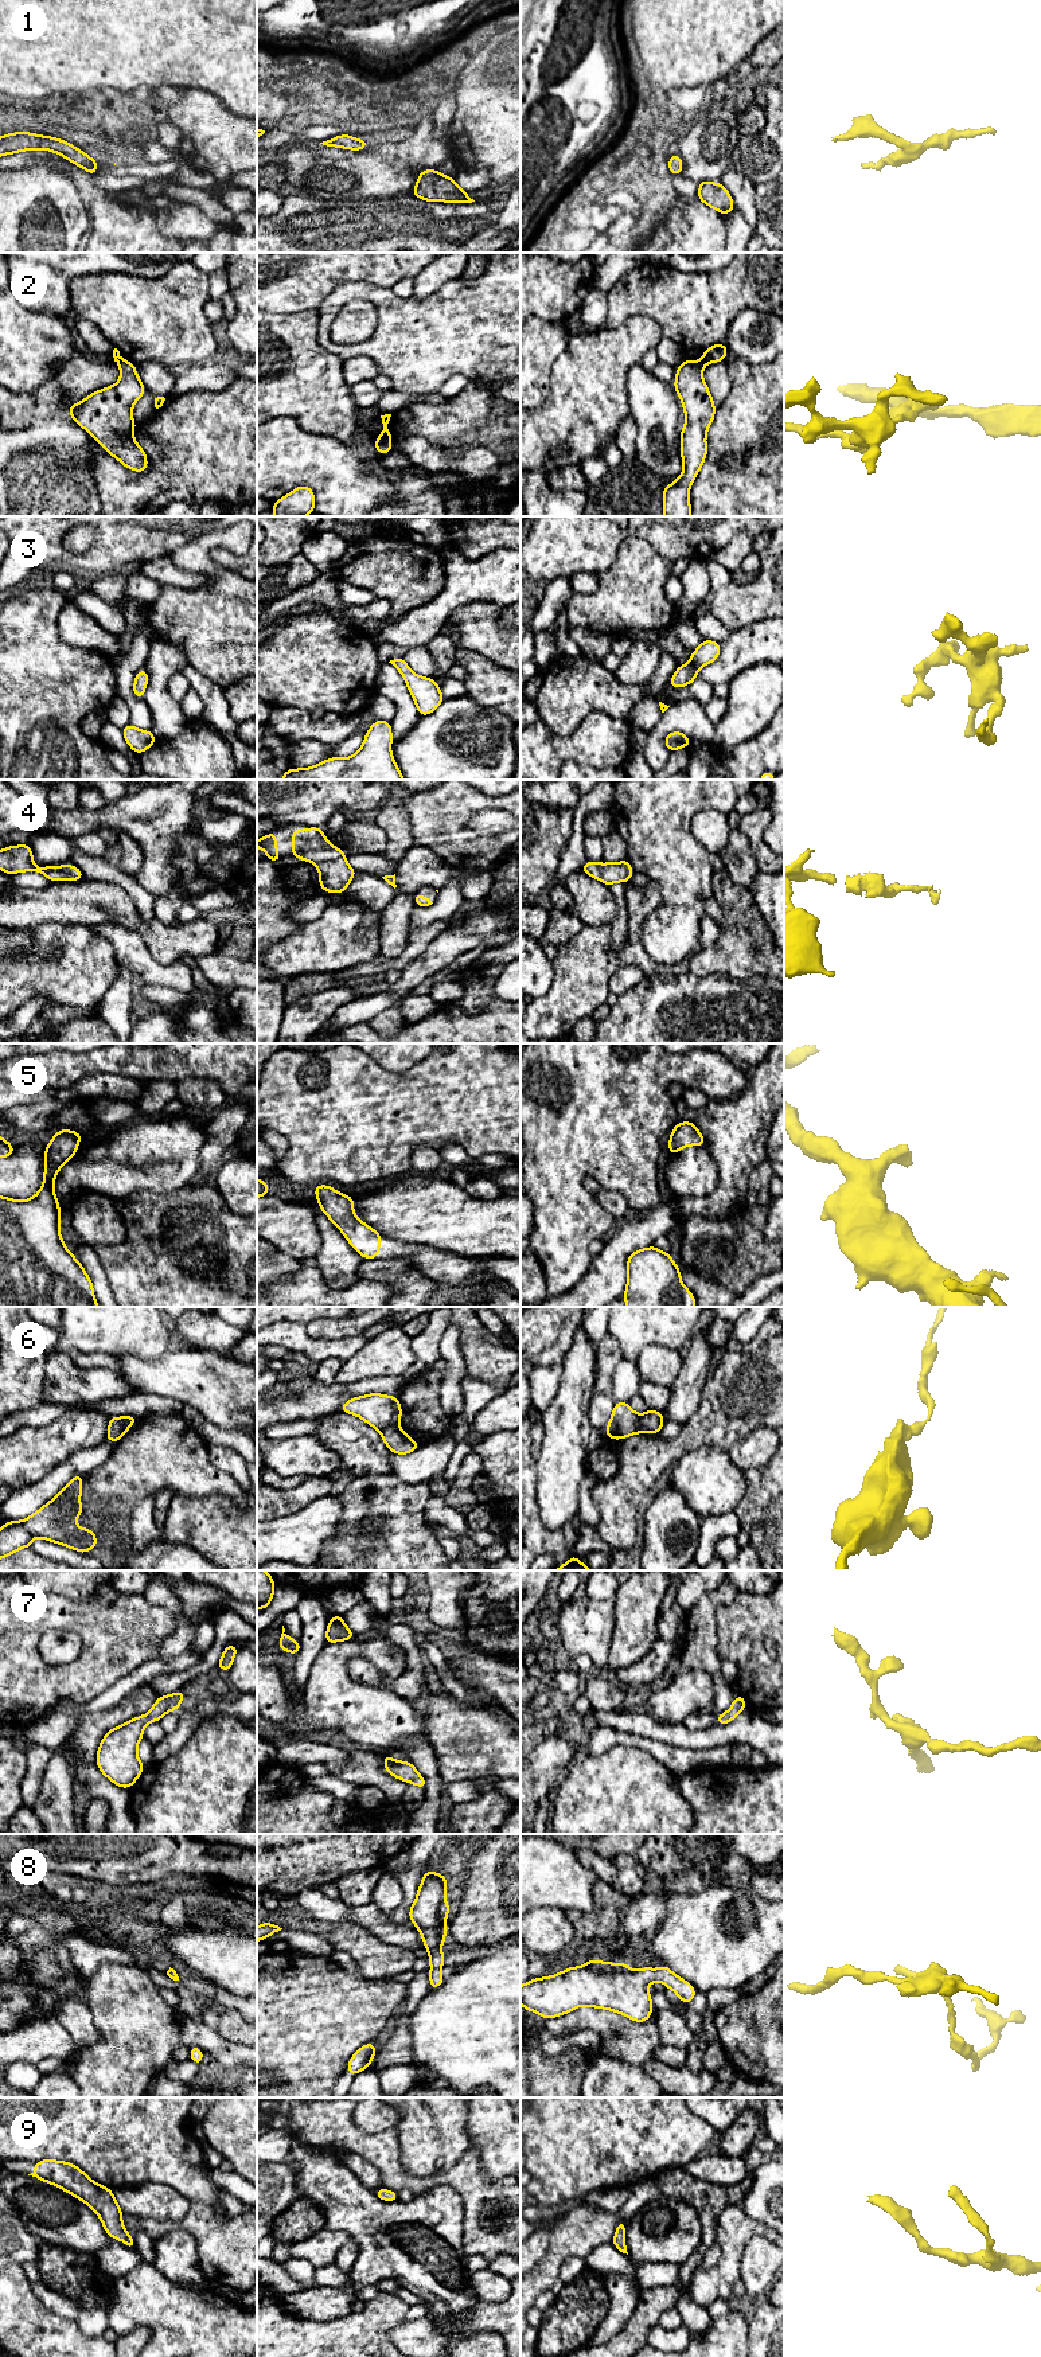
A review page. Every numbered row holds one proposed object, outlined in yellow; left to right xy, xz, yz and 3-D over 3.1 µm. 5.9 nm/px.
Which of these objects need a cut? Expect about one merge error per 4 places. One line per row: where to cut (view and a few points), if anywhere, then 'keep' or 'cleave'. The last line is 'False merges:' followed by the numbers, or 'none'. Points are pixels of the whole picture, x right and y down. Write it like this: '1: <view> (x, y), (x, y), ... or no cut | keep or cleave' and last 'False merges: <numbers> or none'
1: no cut | keep
2: xz (381, 434), (389, 440) | cleave
3: no cut | keep
4: no cut | keep
5: no cut | keep
6: xz (397, 1424), (388, 1425), (381, 1431) | cleave
7: no cut | keep
8: no cut | keep
9: no cut | keep
False merges: 2, 6

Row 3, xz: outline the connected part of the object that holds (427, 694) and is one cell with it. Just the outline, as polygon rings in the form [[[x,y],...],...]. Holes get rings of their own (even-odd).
[[[402,656],[390,660],[389,663],[391,663],[403,676],[420,717],[433,713],[441,705],[444,696],[433,678],[424,678],[412,672]]]

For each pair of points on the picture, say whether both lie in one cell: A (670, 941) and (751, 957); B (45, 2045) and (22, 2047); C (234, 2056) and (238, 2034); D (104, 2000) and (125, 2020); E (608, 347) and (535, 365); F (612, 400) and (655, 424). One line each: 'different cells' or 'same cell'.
A: different cells
B: same cell
C: different cells
D: same cell
E: different cells
F: different cells

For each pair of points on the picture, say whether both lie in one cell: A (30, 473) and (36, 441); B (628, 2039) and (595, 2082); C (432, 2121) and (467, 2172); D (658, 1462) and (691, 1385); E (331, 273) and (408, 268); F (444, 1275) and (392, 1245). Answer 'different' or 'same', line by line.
A: same
B: different
C: different
D: different
E: same
F: same

